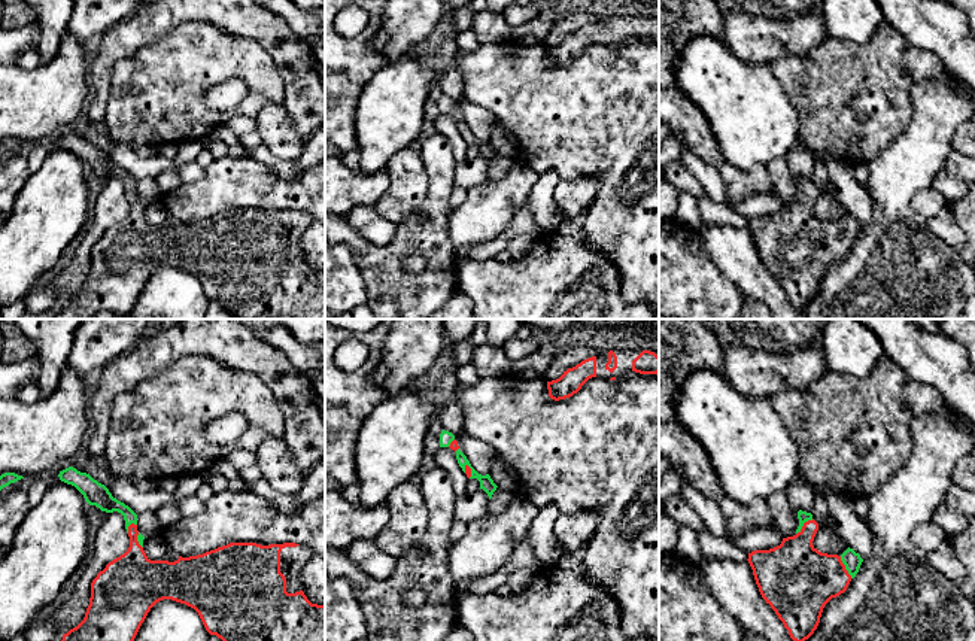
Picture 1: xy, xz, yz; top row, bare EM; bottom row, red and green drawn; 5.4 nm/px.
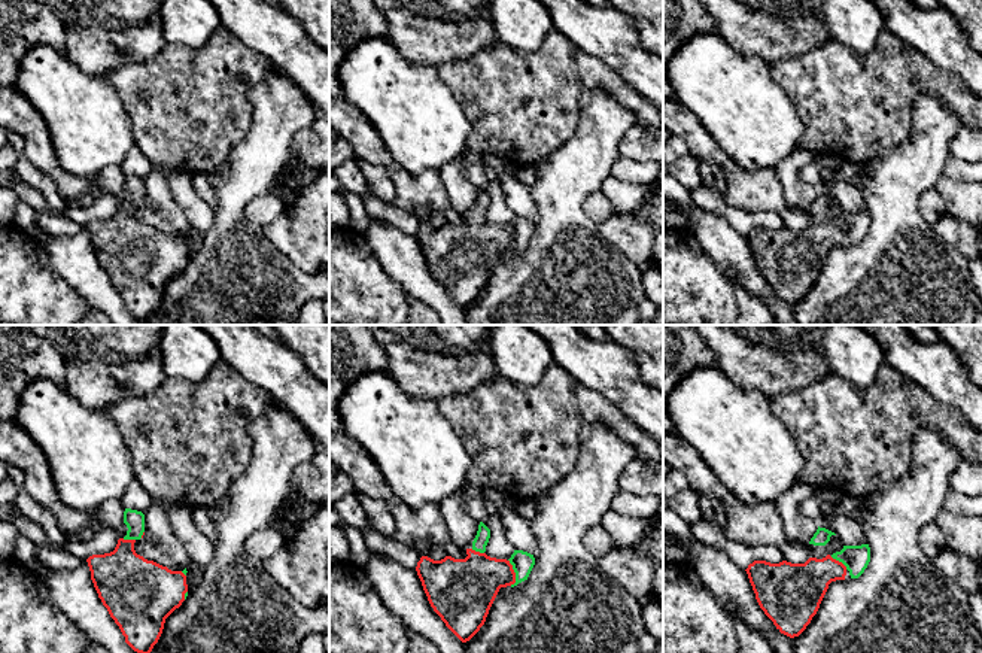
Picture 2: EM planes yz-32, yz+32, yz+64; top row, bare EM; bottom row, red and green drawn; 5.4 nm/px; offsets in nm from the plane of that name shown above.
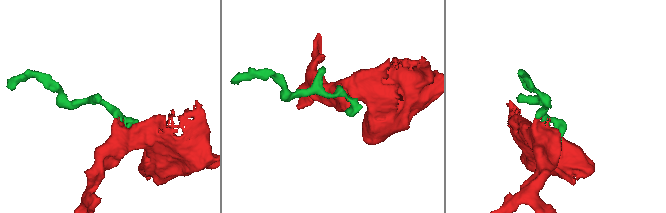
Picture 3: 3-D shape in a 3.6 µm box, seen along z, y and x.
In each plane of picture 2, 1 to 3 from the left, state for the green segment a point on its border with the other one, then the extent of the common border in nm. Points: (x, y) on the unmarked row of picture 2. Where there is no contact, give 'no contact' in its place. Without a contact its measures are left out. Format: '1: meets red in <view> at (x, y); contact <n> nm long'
1: meets red in yz-32 at (128, 206); contact 70 nm long
2: meets red in yz+32 at (514, 239); contact 150 nm long
3: meets red in yz+64 at (838, 227); contact 120 nm long

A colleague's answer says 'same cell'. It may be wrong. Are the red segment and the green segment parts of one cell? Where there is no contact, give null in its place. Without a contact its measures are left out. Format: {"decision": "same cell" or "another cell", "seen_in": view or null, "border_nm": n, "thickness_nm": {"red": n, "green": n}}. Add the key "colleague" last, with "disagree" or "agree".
{"decision": "same cell", "seen_in": "yz", "border_nm": 140, "thickness_nm": {"red": 380, "green": 90}, "colleague": "agree"}

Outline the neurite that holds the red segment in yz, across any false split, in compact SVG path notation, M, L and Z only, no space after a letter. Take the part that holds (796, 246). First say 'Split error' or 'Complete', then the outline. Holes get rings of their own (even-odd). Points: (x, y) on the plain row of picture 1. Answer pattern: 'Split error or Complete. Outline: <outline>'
Split error. Outline: M802 176L798 177L798 185L799 192L793 203L783 204L774 215L748 219L747 227L762 264L783 288L790 304L801 310L817 295L824 271L847 256L863 225L850 213L841 222L818 218L812 212L818 189L811 179Z

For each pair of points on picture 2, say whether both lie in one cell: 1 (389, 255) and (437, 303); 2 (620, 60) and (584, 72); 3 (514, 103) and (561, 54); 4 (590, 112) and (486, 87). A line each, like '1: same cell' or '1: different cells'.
1: same cell
2: different cells
3: same cell
4: different cells

